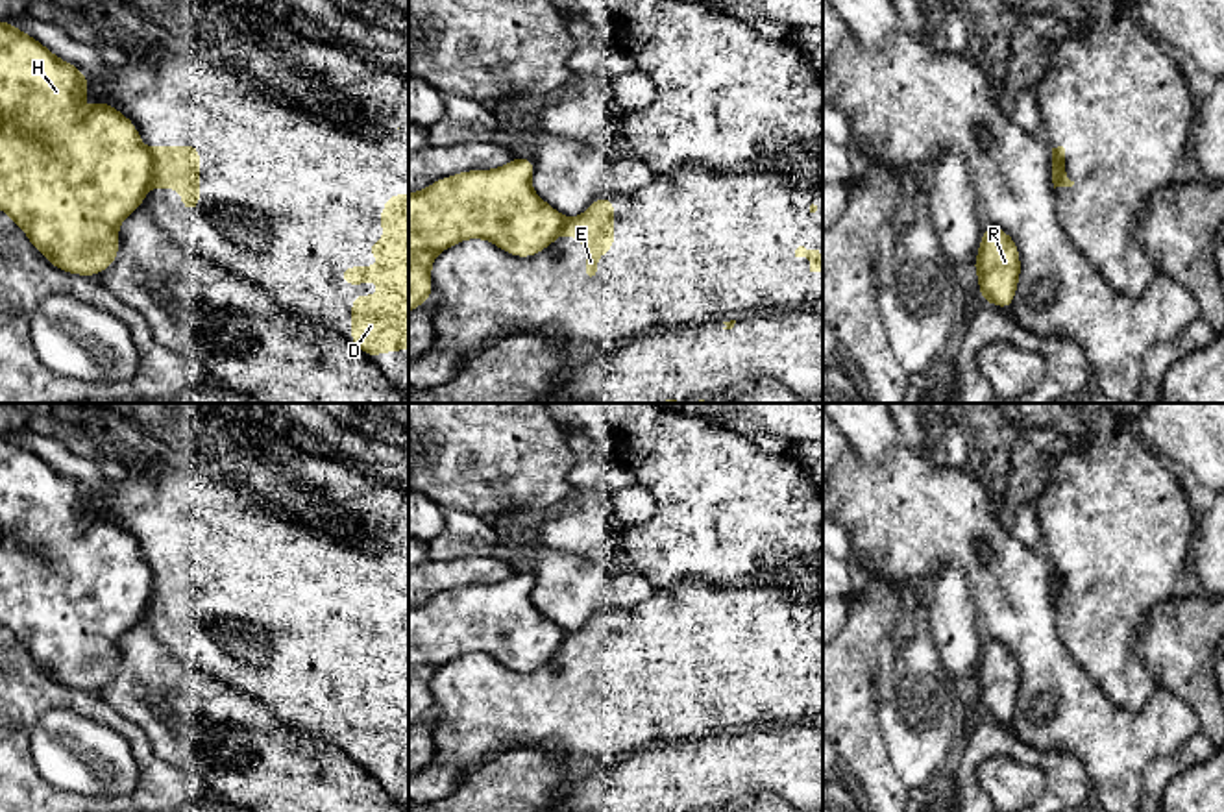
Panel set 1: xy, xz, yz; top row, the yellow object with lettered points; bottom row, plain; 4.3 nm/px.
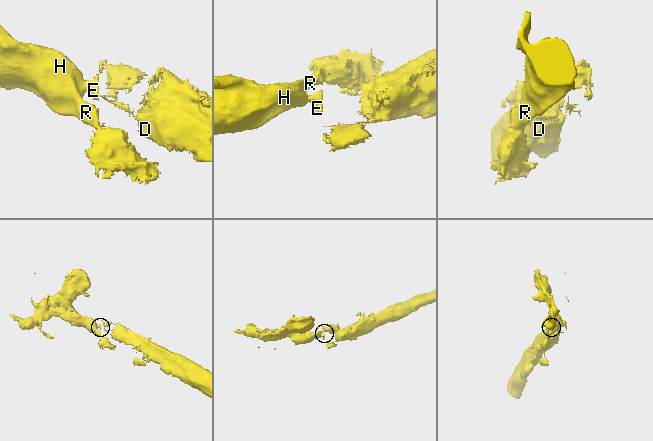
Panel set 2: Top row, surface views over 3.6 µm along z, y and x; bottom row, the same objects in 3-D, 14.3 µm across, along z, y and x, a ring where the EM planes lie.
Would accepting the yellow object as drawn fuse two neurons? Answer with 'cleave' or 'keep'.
cleave

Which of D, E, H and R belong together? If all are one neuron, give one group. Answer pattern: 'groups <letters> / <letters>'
groups D E / H R

